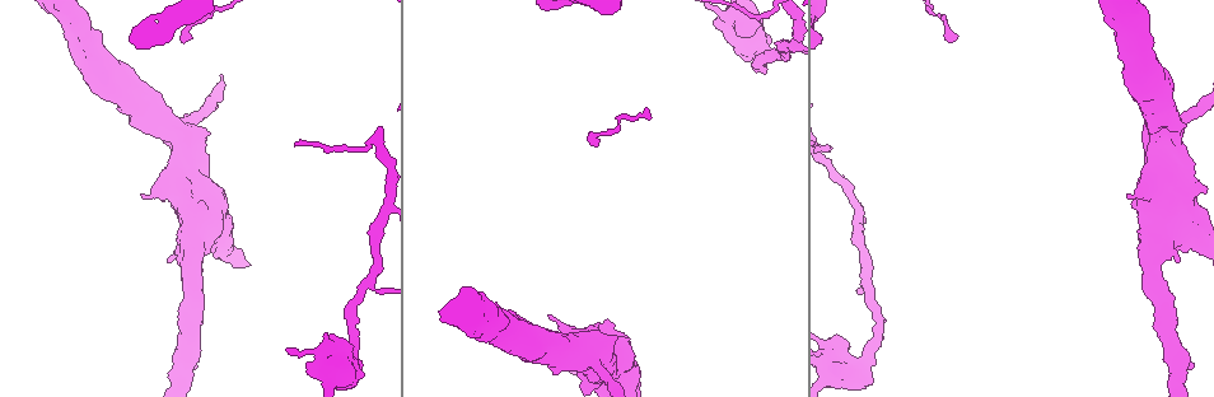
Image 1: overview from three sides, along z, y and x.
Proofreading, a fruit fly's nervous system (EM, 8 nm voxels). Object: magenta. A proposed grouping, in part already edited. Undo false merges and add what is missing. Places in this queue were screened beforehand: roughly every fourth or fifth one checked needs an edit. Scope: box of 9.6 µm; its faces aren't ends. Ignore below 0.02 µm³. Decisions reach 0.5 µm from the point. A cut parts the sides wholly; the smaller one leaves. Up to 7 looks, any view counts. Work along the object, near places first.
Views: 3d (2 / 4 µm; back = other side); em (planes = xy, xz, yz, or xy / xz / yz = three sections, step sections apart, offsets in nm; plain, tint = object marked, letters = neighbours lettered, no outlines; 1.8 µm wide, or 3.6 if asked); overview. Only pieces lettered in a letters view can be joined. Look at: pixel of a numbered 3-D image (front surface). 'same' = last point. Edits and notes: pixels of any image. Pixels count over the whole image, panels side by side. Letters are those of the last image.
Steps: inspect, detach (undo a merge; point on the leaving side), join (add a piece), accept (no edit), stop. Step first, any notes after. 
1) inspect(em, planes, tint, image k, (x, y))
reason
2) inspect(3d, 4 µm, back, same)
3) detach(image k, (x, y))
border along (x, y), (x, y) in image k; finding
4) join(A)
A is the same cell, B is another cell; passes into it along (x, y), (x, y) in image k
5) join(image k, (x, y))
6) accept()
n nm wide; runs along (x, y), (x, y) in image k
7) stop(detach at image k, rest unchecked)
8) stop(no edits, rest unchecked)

inspect(3d, 2 µm, image 1, (1126, 193))

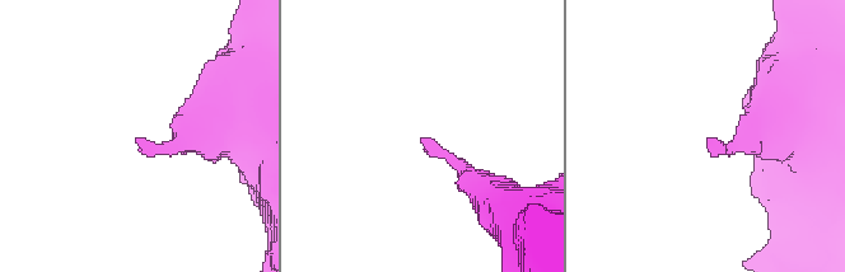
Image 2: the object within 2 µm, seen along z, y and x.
inspect(em, planes, letters, image 2, (136, 139))
need the tissue

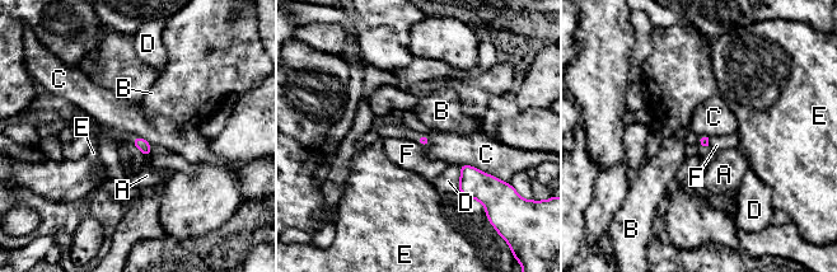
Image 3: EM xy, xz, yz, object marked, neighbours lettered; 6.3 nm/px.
accept()
C touches over 280 nm; A, B, C, D, E and F are other cells; no lettered piece goes on from it

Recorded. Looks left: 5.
inspect(em, 3.6 µm, planes, letters, image 1, (1160, 231))
sudden change in width

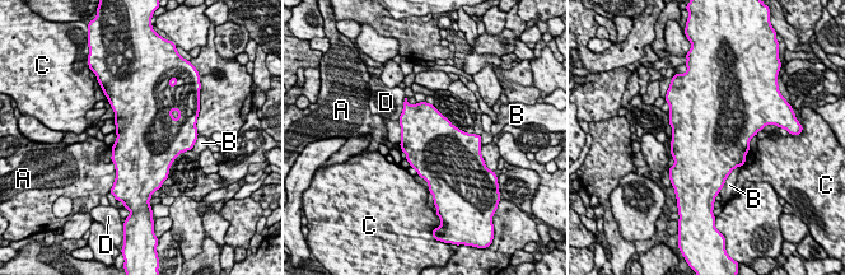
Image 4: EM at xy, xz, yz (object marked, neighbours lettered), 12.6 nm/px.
accept()
A, B, C and D are other cells; border along (112, 161), (116, 176) in image 4; all the same neuron

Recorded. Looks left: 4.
inspect(3d, 2 µm, image 1, (868, 281))
two arms in line, one across

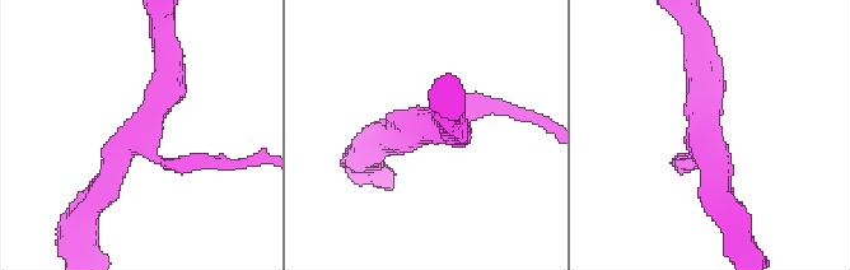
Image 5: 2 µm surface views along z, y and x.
inspect(em, planes, letters, image 5, (415, 127))
3 arms; need the tissue

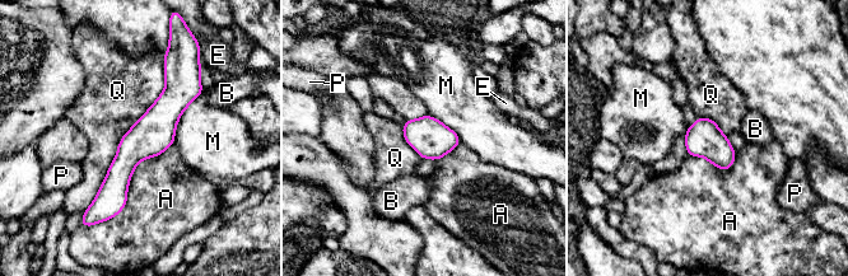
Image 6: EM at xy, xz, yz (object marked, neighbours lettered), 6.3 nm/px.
accept()
Q touches over 1100 nm; A, B, E, M, P and Q are other cells; border along (164, 55), (164, 89), (84, 210) in image 6; one neuron here

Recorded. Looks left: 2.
stop(no edits, rest unchecked)

